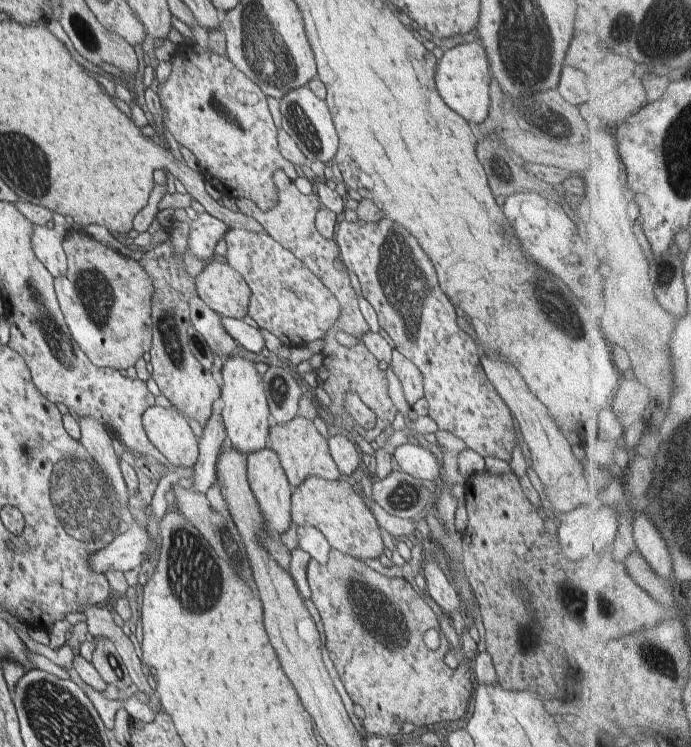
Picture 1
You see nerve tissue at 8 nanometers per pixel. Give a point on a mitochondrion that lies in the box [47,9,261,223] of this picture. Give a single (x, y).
(87, 37)

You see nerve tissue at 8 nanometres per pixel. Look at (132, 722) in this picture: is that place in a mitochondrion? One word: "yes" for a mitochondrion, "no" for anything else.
no

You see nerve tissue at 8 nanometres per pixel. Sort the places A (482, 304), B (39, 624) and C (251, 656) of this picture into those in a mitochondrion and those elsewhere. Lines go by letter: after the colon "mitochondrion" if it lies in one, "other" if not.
A: other
B: other
C: other

